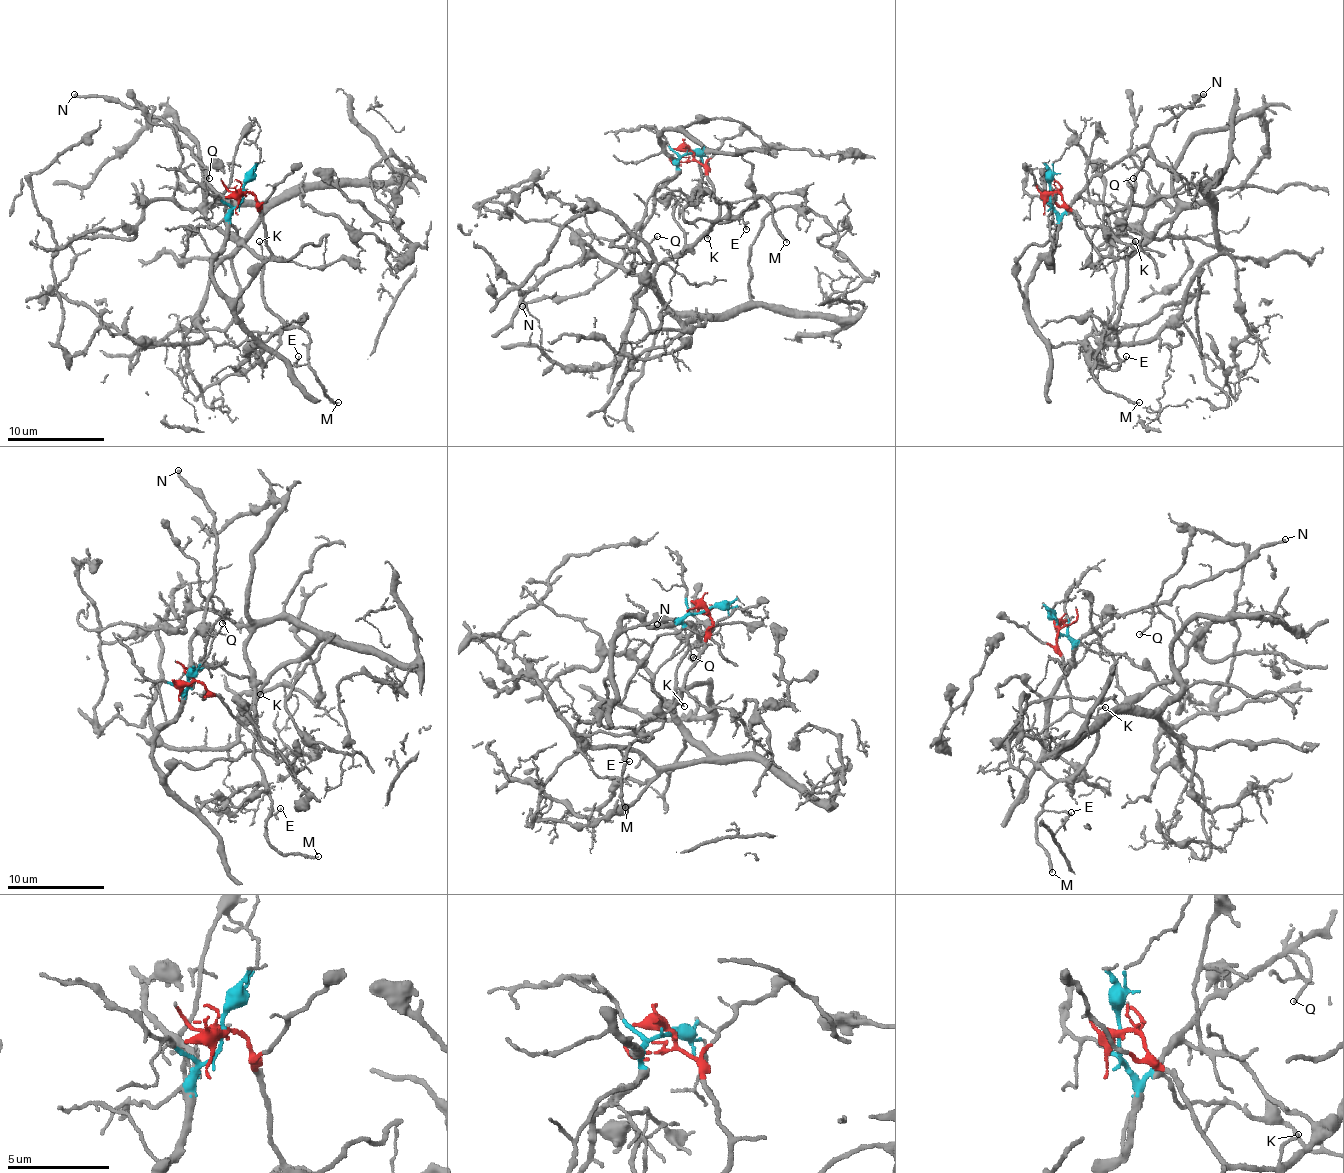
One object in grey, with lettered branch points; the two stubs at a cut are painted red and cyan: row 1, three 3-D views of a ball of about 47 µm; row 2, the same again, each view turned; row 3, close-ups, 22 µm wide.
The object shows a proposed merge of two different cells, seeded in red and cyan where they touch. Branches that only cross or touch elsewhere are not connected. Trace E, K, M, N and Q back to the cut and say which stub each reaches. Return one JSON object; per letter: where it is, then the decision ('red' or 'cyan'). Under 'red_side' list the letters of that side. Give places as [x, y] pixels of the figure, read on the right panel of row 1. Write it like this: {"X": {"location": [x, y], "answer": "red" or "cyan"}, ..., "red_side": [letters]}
{"E": {"location": [1126, 356], "answer": "red"}, "K": {"location": [1135, 241], "answer": "red"}, "M": {"location": [1139, 402], "answer": "red"}, "N": {"location": [1203, 94], "answer": "cyan"}, "Q": {"location": [1133, 178], "answer": "cyan"}, "red_side": ["E", "K", "M"]}

